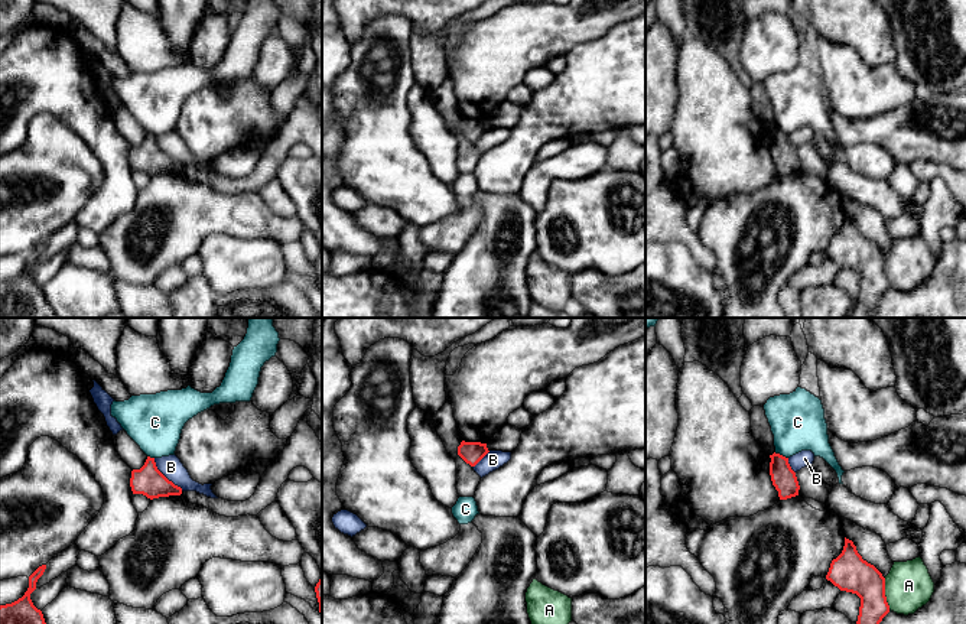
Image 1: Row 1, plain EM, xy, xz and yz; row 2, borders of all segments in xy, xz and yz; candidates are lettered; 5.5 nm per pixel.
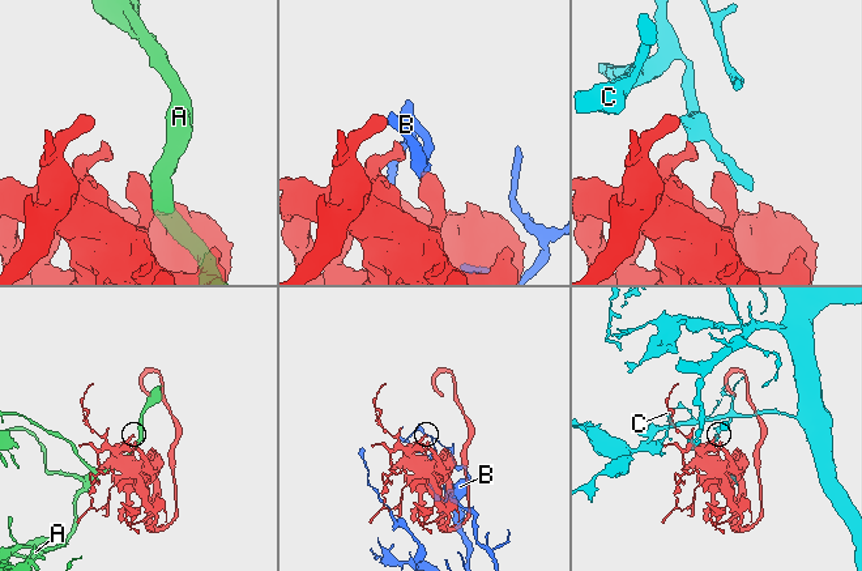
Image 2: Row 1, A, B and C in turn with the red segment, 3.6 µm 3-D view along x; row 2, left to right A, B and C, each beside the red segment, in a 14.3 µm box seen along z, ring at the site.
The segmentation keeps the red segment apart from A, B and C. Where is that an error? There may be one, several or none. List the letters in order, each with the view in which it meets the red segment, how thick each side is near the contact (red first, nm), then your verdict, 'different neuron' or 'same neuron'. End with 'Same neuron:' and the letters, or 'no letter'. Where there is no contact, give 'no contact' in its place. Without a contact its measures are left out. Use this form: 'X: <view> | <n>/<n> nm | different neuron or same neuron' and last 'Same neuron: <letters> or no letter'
A: yz | 220/260 nm | different neuron
B: xy | 160/120 nm | different neuron
C: yz | 140/300 nm | different neuron
Same neuron: no letter

